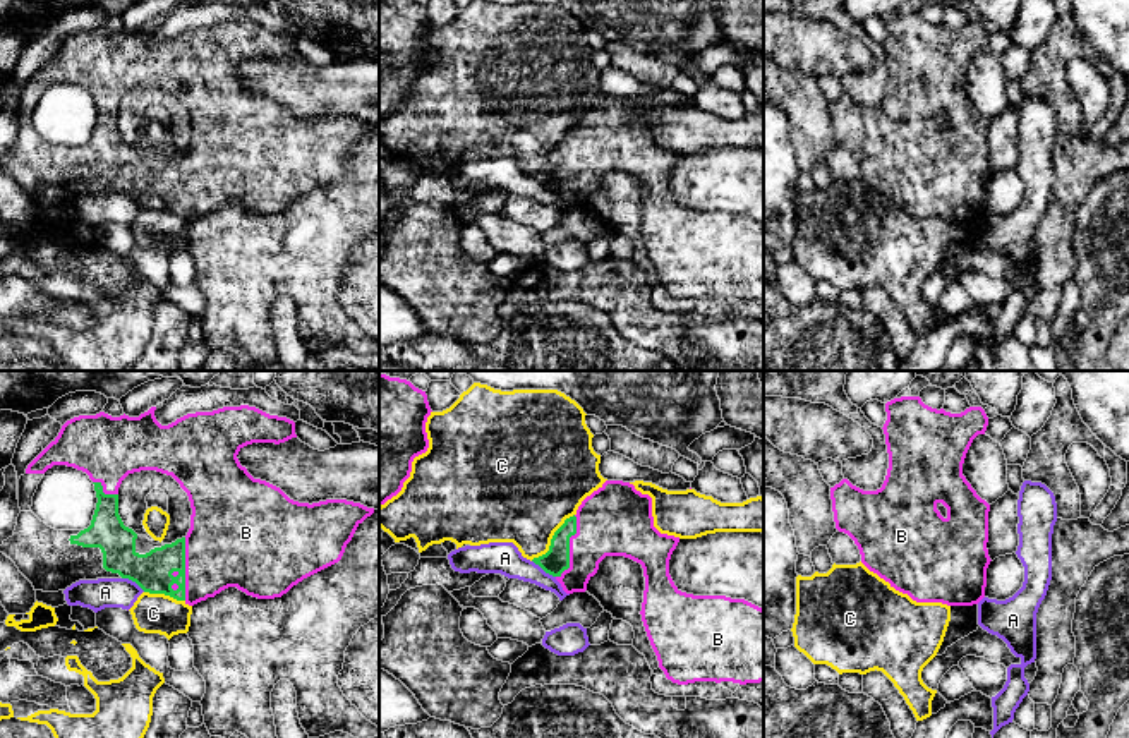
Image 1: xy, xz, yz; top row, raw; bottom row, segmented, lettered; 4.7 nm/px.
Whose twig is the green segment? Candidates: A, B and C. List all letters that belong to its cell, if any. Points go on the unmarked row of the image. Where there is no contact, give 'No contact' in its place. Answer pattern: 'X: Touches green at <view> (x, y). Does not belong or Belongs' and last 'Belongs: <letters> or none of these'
A: Touches green at xz (544, 186). Does not belong
B: Touches green at xz (568, 163). Belongs
C: Touches green at xz (551, 155). Does not belong
Belongs: B

